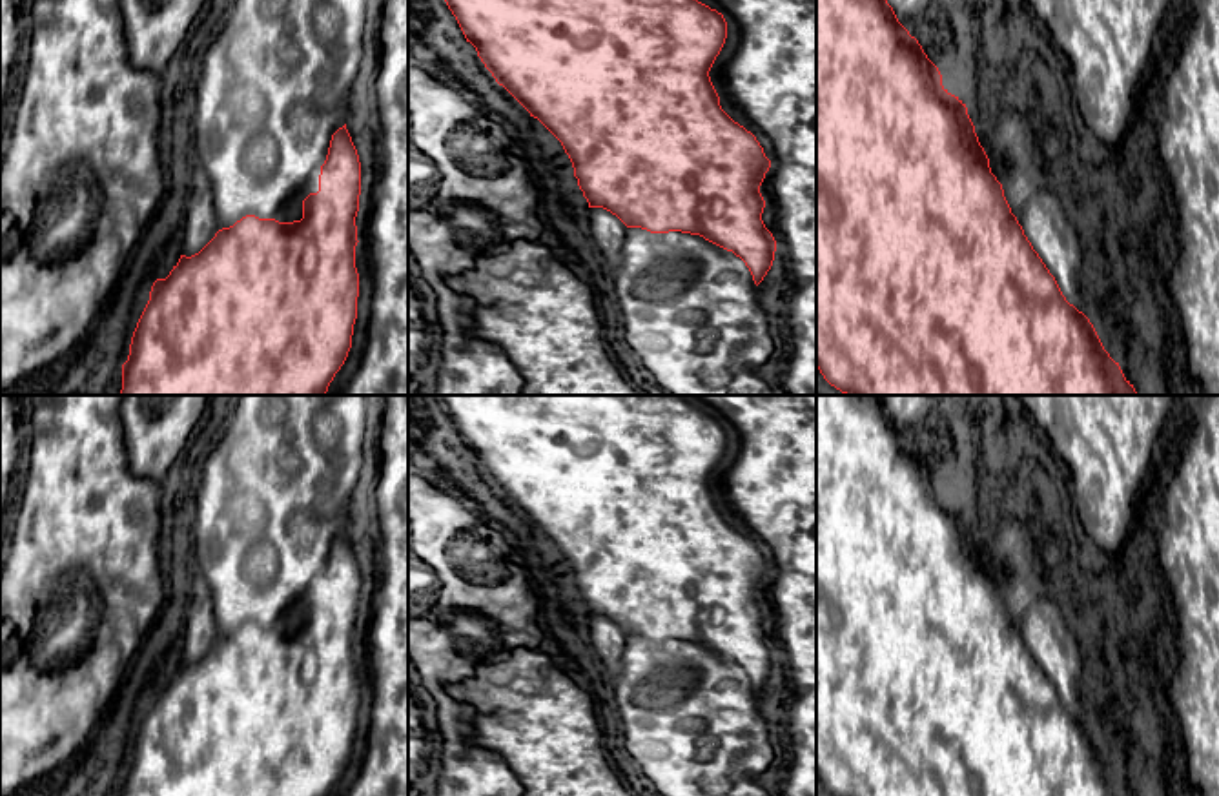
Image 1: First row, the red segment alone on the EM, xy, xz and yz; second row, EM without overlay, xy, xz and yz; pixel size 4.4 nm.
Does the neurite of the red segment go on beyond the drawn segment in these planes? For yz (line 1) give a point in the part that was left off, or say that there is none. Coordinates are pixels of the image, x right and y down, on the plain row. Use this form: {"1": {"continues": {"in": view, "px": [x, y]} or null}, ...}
{"1": {"continues": null}}

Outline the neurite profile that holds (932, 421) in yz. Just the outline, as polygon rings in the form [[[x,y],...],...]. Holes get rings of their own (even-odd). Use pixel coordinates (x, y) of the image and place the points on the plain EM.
[[[880,395],[898,430],[938,477],[951,477],[955,439],[964,430],[953,395]]]

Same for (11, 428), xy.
[[[0,395],[0,523],[15,506],[26,454],[26,424],[15,395]]]

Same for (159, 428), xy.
[[[124,395],[120,413],[131,474],[162,486],[173,463],[193,452],[200,432],[215,417],[217,395]]]

